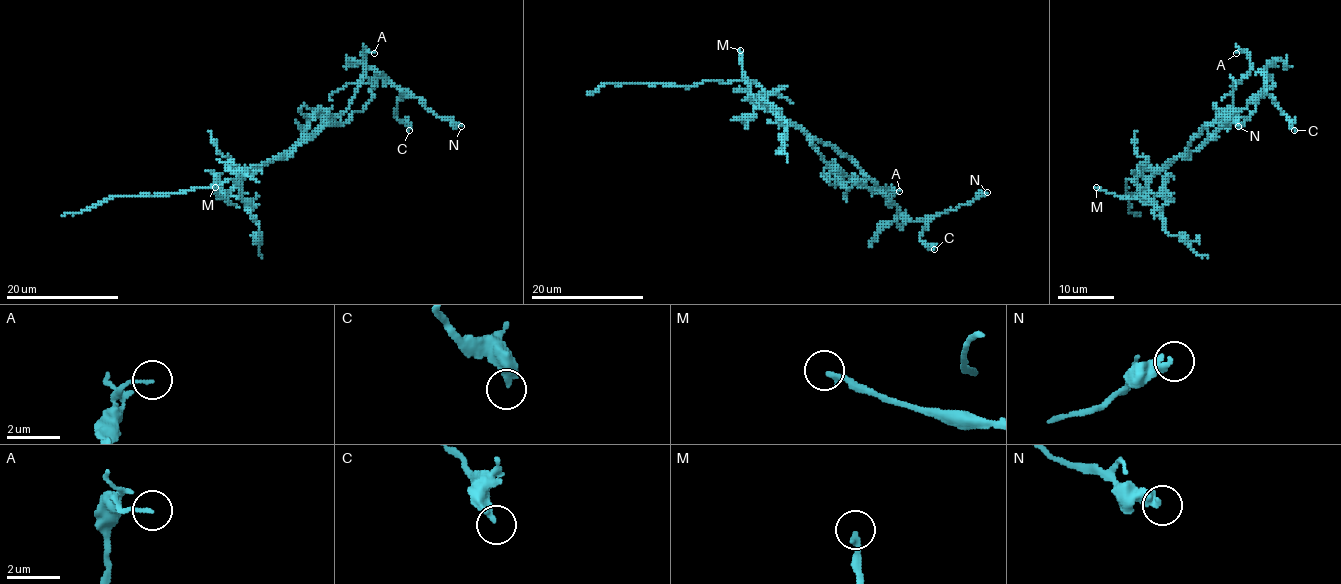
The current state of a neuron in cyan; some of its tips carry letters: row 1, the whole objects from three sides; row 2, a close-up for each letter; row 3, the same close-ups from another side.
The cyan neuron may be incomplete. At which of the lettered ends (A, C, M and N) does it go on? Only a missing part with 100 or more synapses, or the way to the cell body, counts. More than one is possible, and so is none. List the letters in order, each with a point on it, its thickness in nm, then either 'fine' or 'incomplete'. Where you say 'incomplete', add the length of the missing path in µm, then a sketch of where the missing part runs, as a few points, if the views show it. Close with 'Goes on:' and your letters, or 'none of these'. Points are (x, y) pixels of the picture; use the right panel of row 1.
A: at (1236, 53); 110 nm thick; fine
C: at (1294, 130); 320 nm thick; fine
M: at (1096, 187); 200 nm thick; fine
N: at (1238, 126); 340 nm thick; fine
Goes on: none of these

